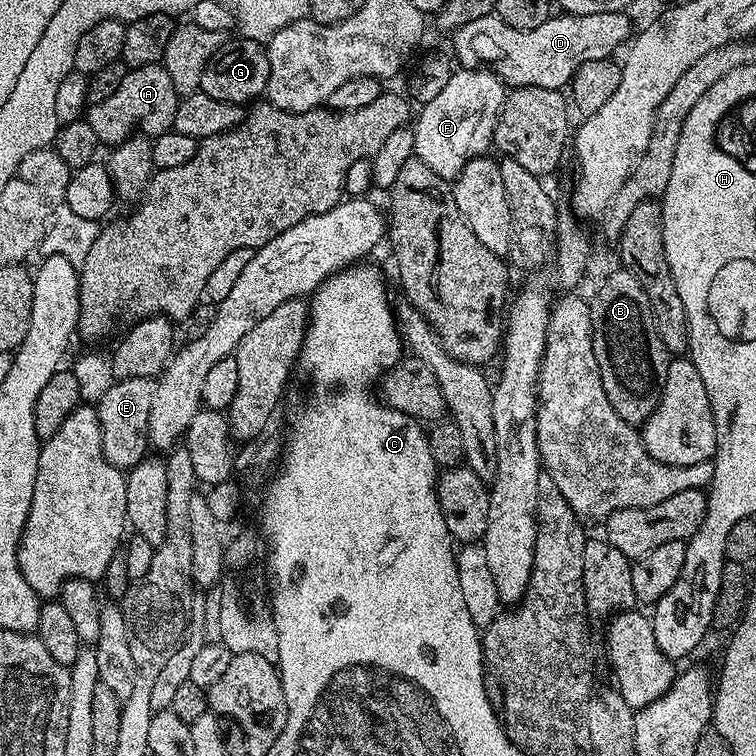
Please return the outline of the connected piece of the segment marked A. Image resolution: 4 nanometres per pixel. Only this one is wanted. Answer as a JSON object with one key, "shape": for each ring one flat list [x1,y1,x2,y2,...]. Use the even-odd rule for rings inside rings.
{"shape":[[163,63,129,68,126,78,122,78,118,90,114,90,110,98,88,105,86,119,90,130,94,130,101,145,120,144,123,140,129,140,137,130,145,137,155,138,161,136,163,132,172,131,174,114,178,114,181,99,174,90,174,82,170,82,170,74,166,74]]}

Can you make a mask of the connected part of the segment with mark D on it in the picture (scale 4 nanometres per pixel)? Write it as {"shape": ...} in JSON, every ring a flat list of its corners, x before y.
{"shape":[[604,11,602,14,586,15,574,15,564,12,559,15,550,16,541,26,535,27,534,30,530,31,520,31,516,27,507,26,496,28,497,21,492,18,474,19,457,28,452,34,452,46,459,61,457,63,463,68,478,68,500,60,498,74,507,87,542,86,543,89,562,90,571,83,578,66,582,66,588,61,609,59,614,54,612,52,620,46,622,48,632,34,630,20,625,11]]}

